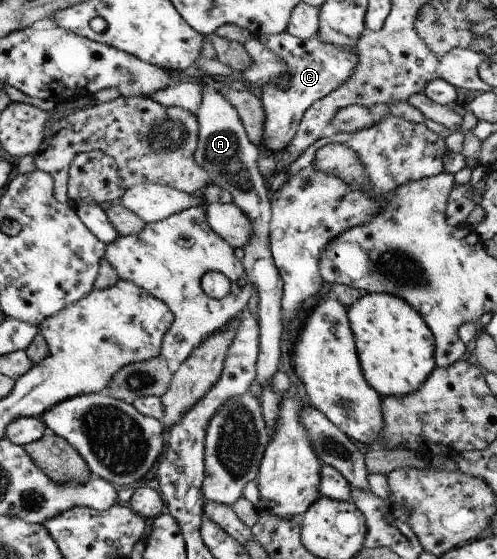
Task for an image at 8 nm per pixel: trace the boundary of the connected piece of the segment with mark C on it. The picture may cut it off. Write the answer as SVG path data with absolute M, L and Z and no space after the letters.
M287 31L261 36L258 39L279 58L283 58L289 68L287 70L287 88L279 88L277 84L265 84L263 88L257 90L265 111L261 144L265 147L266 152L275 154L293 142L299 124L309 106L323 96L327 96L337 86L345 84L345 80L349 80L349 76L355 70L358 51L341 50L319 38L303 40Z

